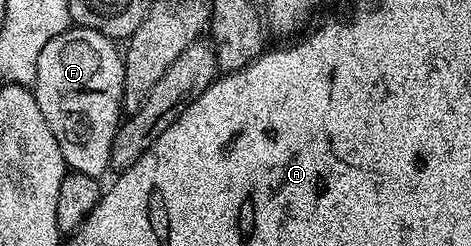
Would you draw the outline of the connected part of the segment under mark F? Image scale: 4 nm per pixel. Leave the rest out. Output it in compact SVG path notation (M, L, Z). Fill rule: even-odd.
M69 26L68 30L58 33L54 41L46 44L46 49L42 49L42 54L38 56L38 77L34 84L34 94L38 101L38 109L42 109L42 117L46 117L46 125L50 125L50 133L54 133L54 141L58 141L58 149L62 149L64 165L68 171L77 171L97 177L103 176L103 171L109 170L110 149L116 136L116 128L122 122L122 85L124 84L124 57L121 48L113 40L106 38L98 29L89 27Z

